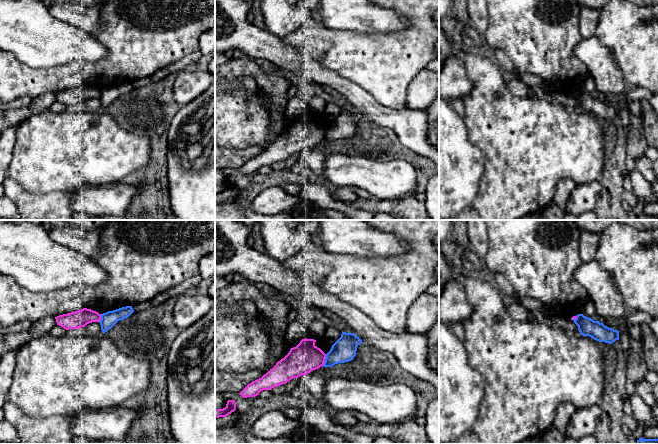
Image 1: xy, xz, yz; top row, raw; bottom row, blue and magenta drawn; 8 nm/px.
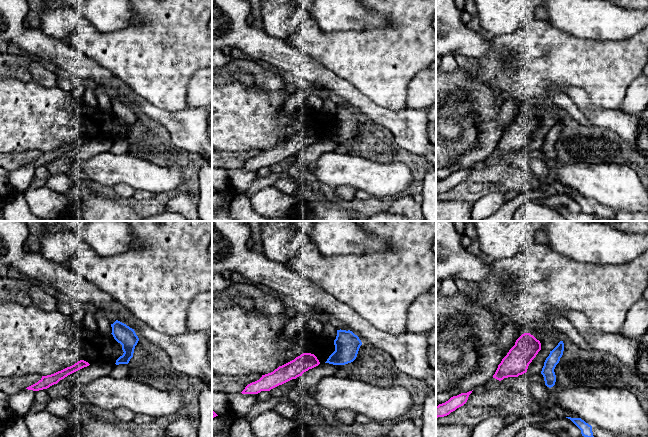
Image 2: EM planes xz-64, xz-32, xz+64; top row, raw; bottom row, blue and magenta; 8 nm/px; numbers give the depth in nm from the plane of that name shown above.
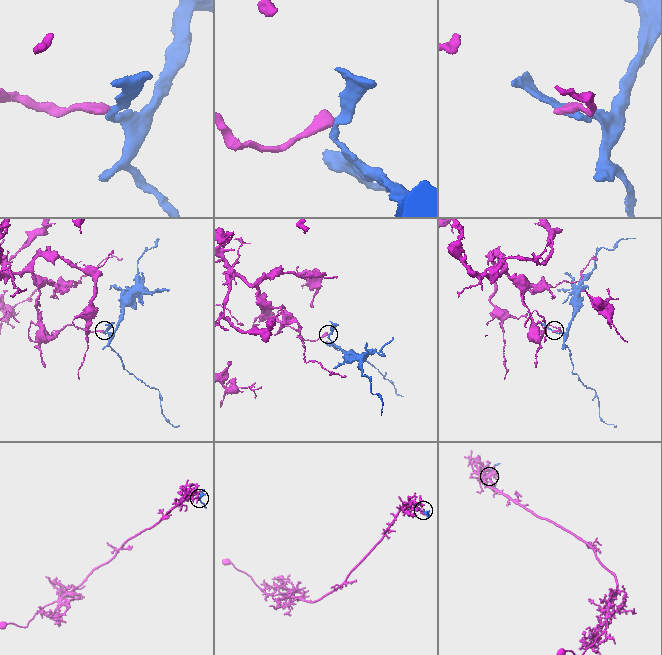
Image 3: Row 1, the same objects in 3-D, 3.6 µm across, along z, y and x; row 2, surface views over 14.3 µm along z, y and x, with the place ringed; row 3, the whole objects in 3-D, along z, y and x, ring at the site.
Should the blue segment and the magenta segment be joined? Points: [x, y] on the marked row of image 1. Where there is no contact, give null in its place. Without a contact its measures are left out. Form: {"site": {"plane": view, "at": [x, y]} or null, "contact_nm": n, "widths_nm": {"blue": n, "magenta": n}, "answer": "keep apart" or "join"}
{"site": {"plane": "xz", "at": [325, 360]}, "contact_nm": 100, "widths_nm": {"blue": 190, "magenta": 240}, "answer": "keep apart"}

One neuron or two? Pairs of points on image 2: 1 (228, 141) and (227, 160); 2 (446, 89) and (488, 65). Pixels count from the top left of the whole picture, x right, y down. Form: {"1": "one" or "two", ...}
{"1": "two", "2": "two"}

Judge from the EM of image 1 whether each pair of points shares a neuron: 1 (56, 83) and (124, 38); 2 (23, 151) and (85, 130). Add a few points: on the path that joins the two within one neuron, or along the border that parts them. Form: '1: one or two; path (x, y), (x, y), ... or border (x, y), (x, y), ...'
1: one; path (75, 74), (79, 72), (98, 72), (113, 57)
2: one; path (38, 151), (64, 151), (70, 145)

